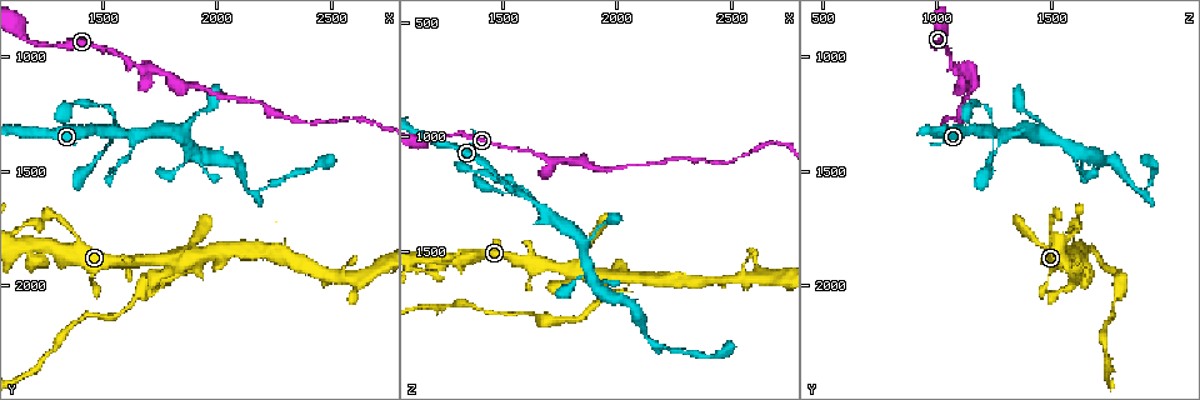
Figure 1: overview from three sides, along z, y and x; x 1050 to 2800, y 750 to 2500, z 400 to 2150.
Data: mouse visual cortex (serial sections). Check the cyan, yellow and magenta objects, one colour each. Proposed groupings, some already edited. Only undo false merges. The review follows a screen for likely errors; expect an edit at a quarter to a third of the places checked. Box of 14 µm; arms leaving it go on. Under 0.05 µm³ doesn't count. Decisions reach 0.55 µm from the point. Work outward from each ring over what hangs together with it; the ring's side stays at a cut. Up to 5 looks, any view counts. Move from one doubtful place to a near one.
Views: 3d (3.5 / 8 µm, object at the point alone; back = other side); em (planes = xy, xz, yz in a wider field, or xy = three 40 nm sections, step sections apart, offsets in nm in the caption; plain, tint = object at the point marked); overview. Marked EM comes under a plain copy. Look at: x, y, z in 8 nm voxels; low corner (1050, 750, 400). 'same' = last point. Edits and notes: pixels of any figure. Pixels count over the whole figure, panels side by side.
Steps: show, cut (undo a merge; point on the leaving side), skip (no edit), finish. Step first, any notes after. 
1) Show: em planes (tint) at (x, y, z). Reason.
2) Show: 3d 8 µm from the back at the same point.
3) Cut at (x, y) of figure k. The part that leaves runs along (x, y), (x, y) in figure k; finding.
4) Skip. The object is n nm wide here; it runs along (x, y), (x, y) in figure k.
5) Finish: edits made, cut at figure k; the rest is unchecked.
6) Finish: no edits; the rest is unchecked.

Show: 3d 3.5 µm at (1730, 1060, 1110). Arms part here.

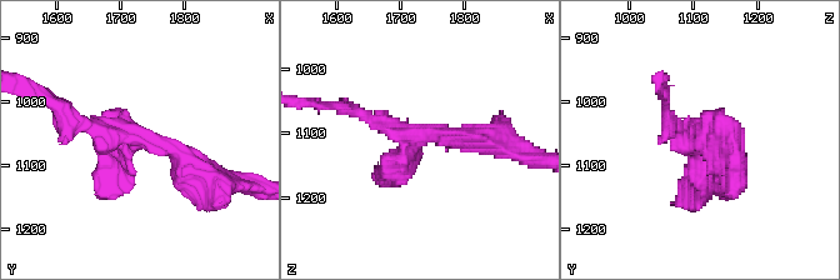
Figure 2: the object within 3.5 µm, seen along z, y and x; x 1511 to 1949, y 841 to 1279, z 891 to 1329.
Show: em xy step 5 (tint) at (1720, 1055, 1110).

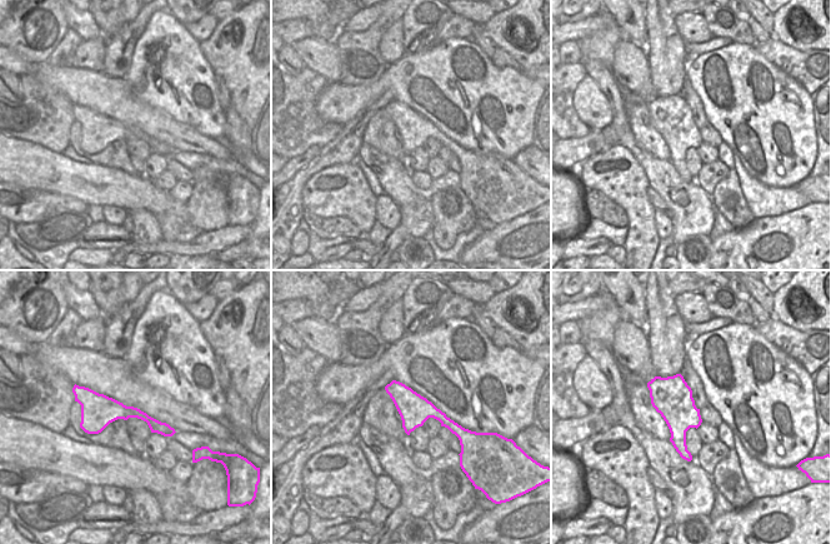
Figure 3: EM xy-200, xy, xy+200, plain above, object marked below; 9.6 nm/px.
Skip. It runs along (83, 399), (170, 432) in figure 3; continuous, no second cell.

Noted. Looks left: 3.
Show: 3d 3.5 µm at (1570, 1330, 1240). Thick turns thin.

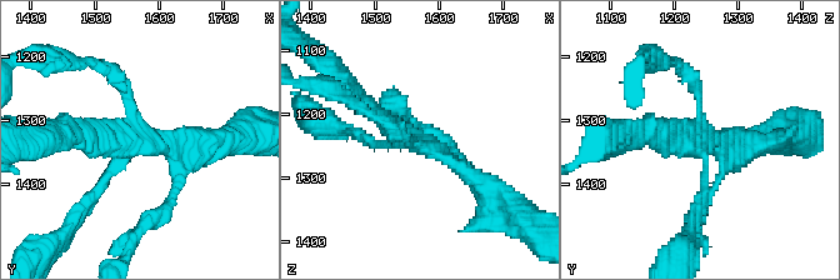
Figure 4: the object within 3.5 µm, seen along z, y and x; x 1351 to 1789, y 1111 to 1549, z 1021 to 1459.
Show: em xy step 1 (tint) at (1560, 1340, 1245).

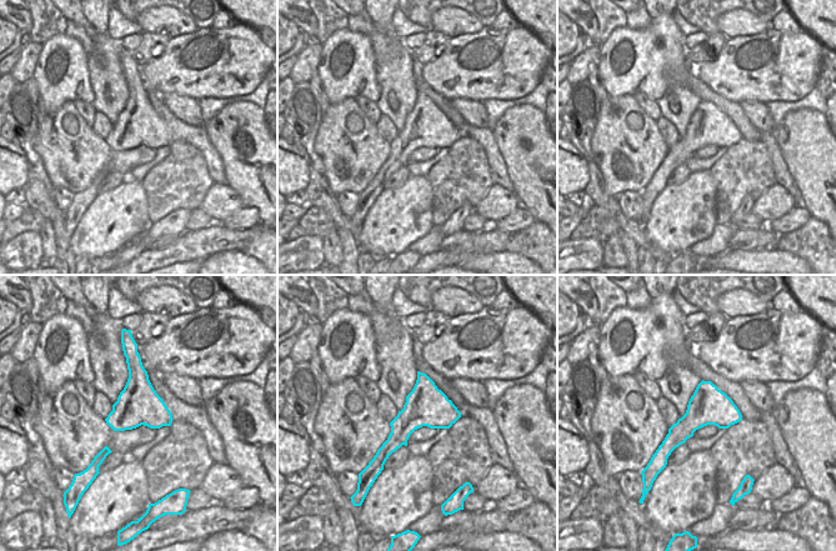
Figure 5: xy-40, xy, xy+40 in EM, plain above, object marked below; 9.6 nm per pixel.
Skip. The object is 400 nm wide here; it runs along (346, 90), (488, 189) in figure 4; one cell here.

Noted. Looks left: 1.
Finish: no edits; the rest is unchecked.

